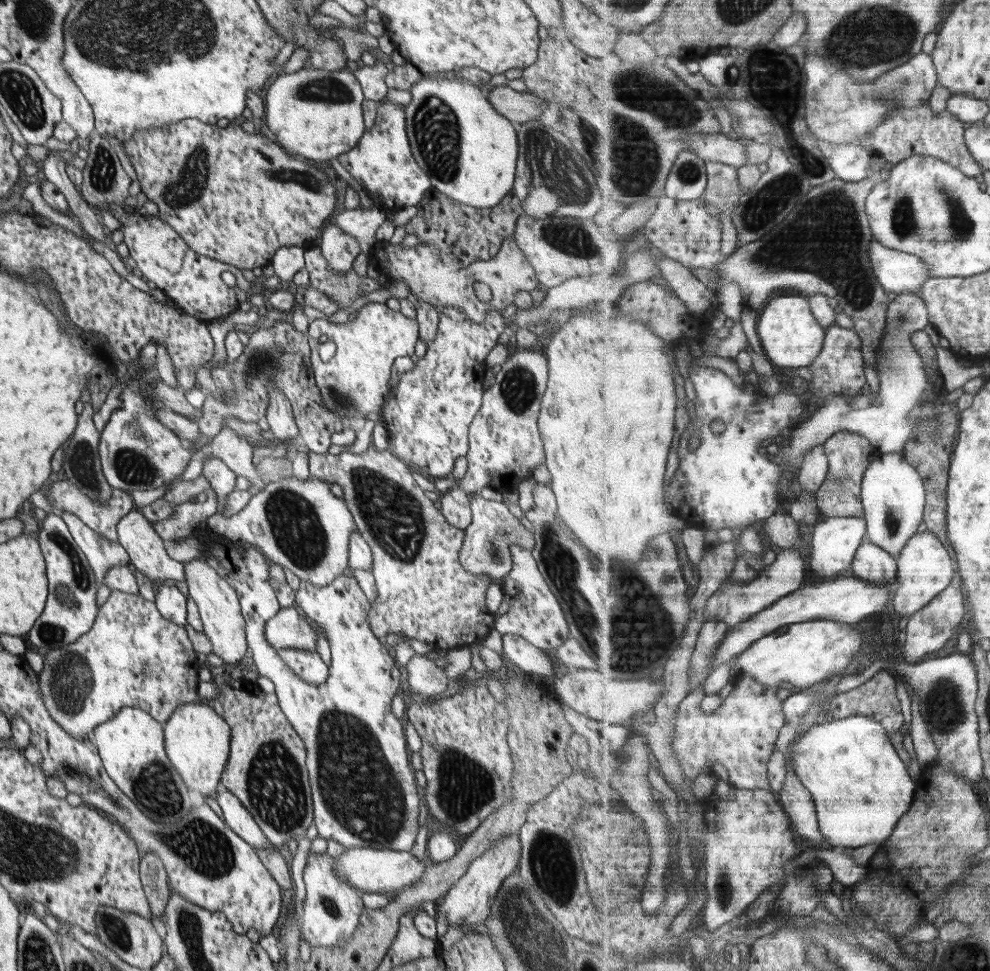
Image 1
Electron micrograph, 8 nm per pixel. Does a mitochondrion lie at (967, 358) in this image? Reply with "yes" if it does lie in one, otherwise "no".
no

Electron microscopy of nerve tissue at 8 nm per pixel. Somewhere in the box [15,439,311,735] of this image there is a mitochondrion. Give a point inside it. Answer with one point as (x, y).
(71, 683)

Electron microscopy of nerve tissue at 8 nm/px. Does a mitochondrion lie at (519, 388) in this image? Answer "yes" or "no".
yes

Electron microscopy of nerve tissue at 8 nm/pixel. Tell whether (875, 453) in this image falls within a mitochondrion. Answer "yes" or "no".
no

